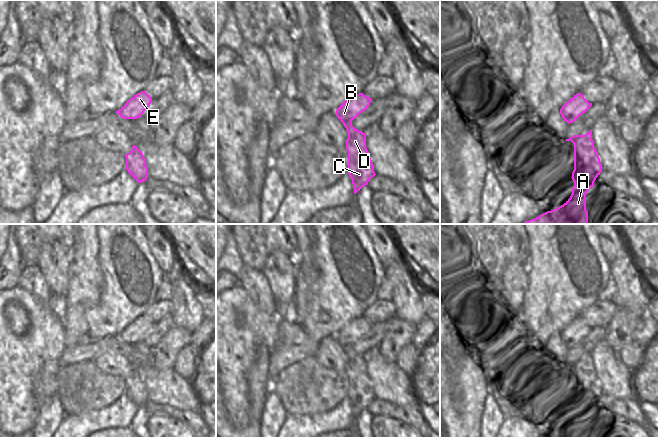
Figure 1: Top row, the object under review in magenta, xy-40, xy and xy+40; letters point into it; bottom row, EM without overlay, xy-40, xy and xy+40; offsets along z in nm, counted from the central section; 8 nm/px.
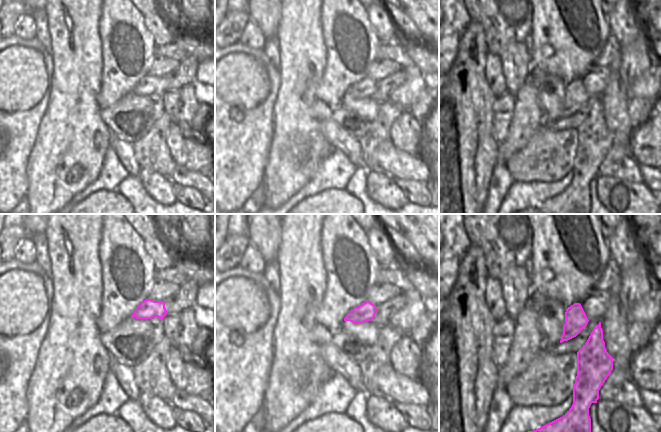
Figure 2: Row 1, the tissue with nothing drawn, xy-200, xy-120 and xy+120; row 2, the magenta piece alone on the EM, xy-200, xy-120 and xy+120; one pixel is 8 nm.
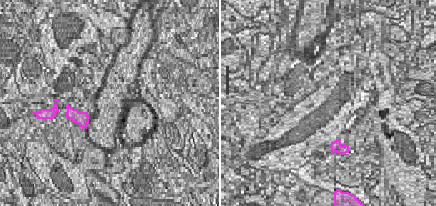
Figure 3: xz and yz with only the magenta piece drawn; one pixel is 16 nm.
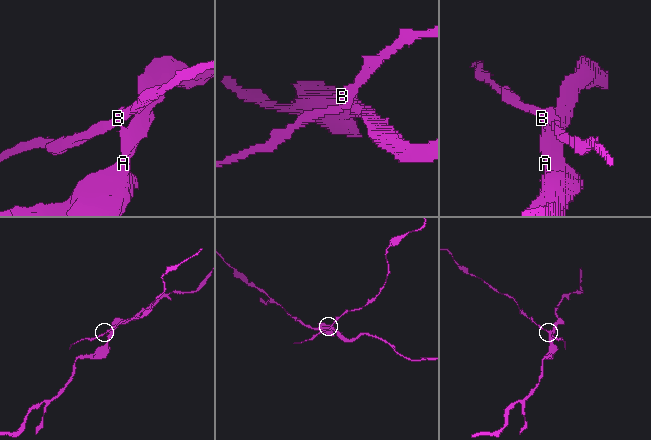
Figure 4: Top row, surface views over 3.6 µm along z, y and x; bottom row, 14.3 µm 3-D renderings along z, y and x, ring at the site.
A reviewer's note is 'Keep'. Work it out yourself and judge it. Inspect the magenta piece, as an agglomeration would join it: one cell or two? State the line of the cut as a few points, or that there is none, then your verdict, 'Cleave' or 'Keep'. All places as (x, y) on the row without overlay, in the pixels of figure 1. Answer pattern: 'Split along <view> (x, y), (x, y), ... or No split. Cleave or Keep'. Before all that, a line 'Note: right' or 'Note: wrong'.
Note: wrong
Split along xy (343, 346), (351, 347). Cleave.

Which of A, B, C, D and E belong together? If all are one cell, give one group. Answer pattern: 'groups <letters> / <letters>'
groups A C D / B E

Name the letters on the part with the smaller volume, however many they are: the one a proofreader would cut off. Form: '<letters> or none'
B, E.

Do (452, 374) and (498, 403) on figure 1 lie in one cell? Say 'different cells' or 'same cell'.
different cells

